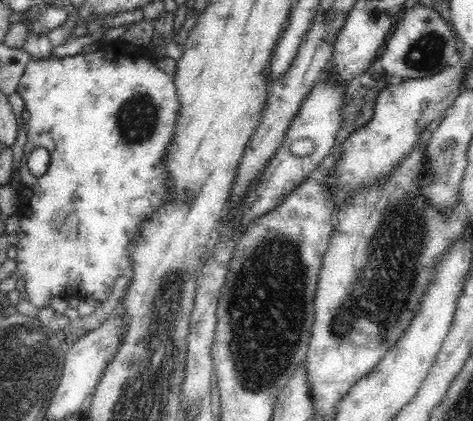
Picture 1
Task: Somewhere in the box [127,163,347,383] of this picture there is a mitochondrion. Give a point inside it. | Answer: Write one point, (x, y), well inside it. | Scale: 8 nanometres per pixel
(187, 196)

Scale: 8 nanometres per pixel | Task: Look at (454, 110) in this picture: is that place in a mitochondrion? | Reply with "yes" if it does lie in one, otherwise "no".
no

